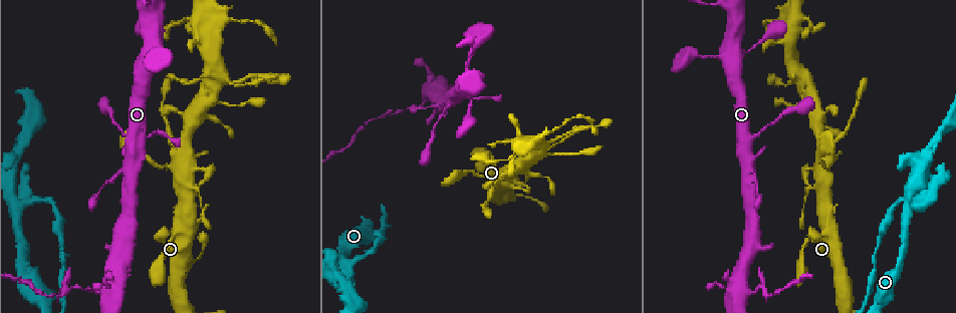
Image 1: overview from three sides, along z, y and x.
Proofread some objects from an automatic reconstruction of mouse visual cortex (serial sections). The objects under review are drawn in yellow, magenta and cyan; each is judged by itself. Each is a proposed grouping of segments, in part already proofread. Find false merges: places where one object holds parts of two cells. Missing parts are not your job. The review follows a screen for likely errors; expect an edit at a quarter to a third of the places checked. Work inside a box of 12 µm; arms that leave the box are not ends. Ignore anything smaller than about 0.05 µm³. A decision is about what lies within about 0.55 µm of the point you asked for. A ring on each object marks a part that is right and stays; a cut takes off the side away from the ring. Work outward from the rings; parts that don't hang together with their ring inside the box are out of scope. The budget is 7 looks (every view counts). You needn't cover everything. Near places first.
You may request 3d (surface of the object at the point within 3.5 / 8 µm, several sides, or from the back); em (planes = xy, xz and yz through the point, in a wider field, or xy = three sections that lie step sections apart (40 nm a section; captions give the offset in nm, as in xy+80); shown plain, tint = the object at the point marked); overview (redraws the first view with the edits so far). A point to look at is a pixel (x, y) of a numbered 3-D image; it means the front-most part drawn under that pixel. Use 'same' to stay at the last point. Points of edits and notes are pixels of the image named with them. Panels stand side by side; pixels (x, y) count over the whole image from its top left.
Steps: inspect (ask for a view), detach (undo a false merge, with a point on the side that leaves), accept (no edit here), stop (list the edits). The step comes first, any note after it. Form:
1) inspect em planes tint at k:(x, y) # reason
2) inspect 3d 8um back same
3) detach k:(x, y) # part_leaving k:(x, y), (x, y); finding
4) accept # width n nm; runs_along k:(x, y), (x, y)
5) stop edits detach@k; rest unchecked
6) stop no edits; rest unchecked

inspect 3d 8um back at 1:(169, 143) # sudden change in width

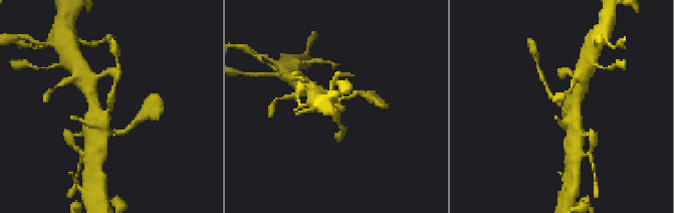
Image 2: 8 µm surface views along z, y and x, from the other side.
inspect 3d 3.5um at 2:(561, 109)

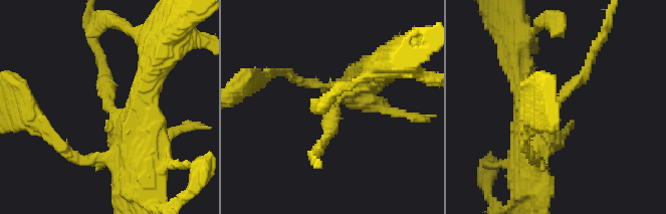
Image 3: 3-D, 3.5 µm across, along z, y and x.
inspect em xy step 3 tint at 3:(339, 103) # arm_widths 200, 500 nm

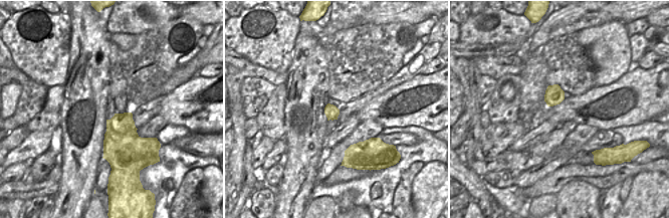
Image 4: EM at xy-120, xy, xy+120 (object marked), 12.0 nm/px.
detach 3:(578, 79) # width 170 nm; part_leaving 3:(560, 99), (589, 66), (607, 23); a second cell is stuck on

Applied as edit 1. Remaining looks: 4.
inspect overview # see it whole again

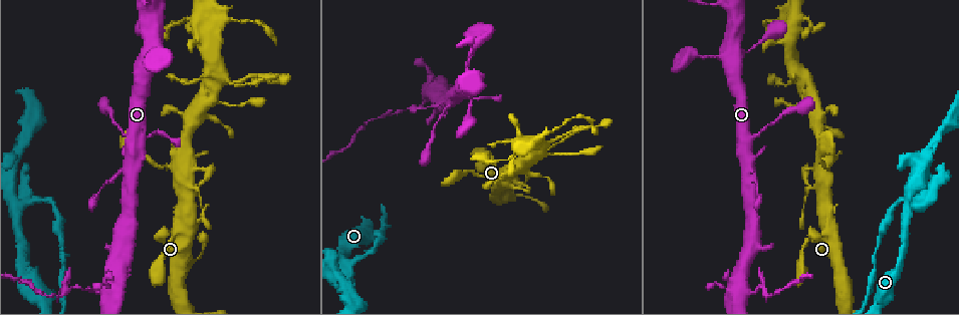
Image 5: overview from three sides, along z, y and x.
inspect 3d 3.5um at 5:(759, 134) # calibre changes

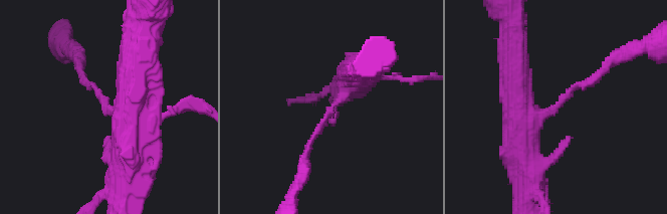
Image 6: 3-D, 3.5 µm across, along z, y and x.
inspect em xy step 5 tint at 6:(332, 109) # arm_widths 100, 500 nm

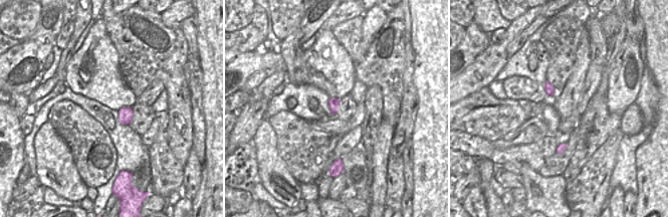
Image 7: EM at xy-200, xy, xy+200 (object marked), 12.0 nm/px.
inspect em xy step 2 tint same # cut it another way

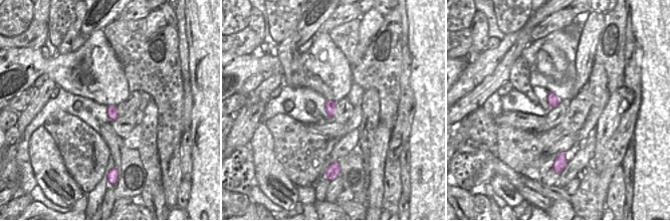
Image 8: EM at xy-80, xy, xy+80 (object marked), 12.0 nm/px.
accept # runs_along 6:(361, 68), (305, 154); one cell here

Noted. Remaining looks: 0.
stop edits detach@3; rest unchecked

